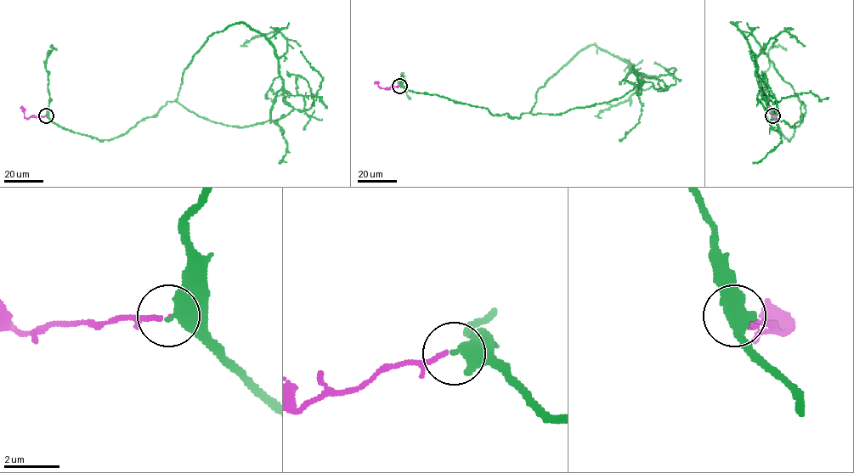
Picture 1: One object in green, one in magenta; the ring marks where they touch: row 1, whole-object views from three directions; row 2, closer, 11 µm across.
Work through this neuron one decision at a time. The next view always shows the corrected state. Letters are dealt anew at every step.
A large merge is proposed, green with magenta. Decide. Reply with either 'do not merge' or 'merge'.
merge

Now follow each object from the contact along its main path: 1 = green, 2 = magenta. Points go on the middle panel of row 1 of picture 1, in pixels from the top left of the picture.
1: (400, 86), (519, 118), (582, 48), (627, 64), (636, 74), (624, 80), (639, 94), (633, 65)
2: (399, 86), (380, 88), (376, 81)

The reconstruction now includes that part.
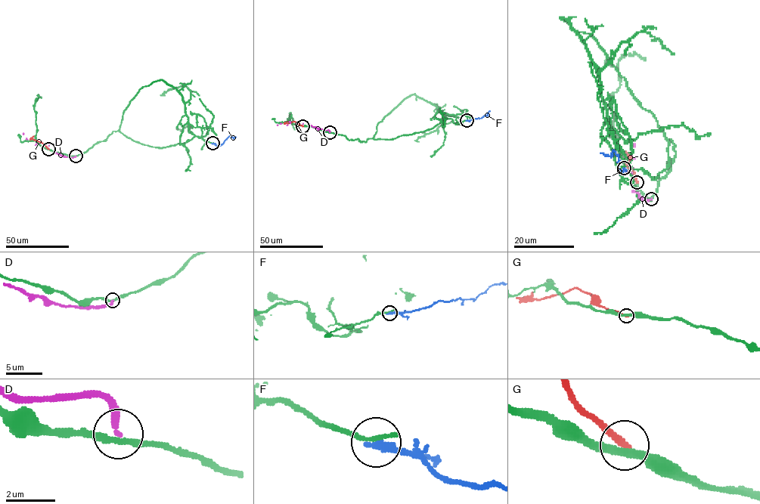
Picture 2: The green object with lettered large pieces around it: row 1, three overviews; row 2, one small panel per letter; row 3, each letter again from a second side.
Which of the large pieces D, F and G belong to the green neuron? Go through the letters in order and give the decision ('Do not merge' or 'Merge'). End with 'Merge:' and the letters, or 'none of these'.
D: Do not merge
F: Do not merge
G: Do not merge
Merge: none of these

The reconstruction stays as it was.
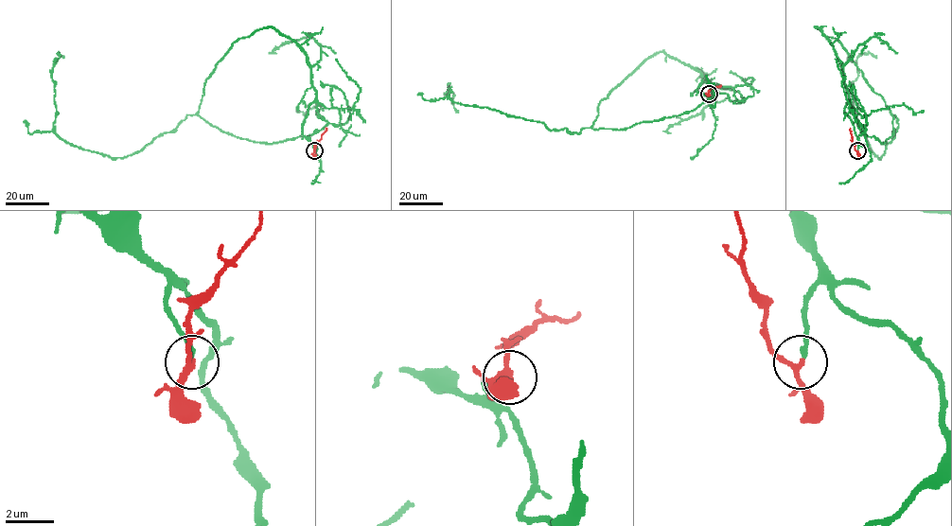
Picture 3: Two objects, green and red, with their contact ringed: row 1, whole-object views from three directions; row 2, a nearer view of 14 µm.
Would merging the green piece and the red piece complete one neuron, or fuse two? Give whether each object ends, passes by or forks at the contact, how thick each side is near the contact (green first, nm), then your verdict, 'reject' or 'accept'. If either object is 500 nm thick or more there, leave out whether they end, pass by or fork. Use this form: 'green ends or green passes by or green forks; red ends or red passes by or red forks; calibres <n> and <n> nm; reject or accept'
green ends; red passes by; calibres 190 and 220 nm; accept

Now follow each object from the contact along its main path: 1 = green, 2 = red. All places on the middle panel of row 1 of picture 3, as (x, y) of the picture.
1: (709, 94), (696, 91), (710, 84), (699, 72), (658, 52), (578, 133), (454, 102), (449, 88), (458, 113)
2: (709, 94), (711, 88), (720, 86)

